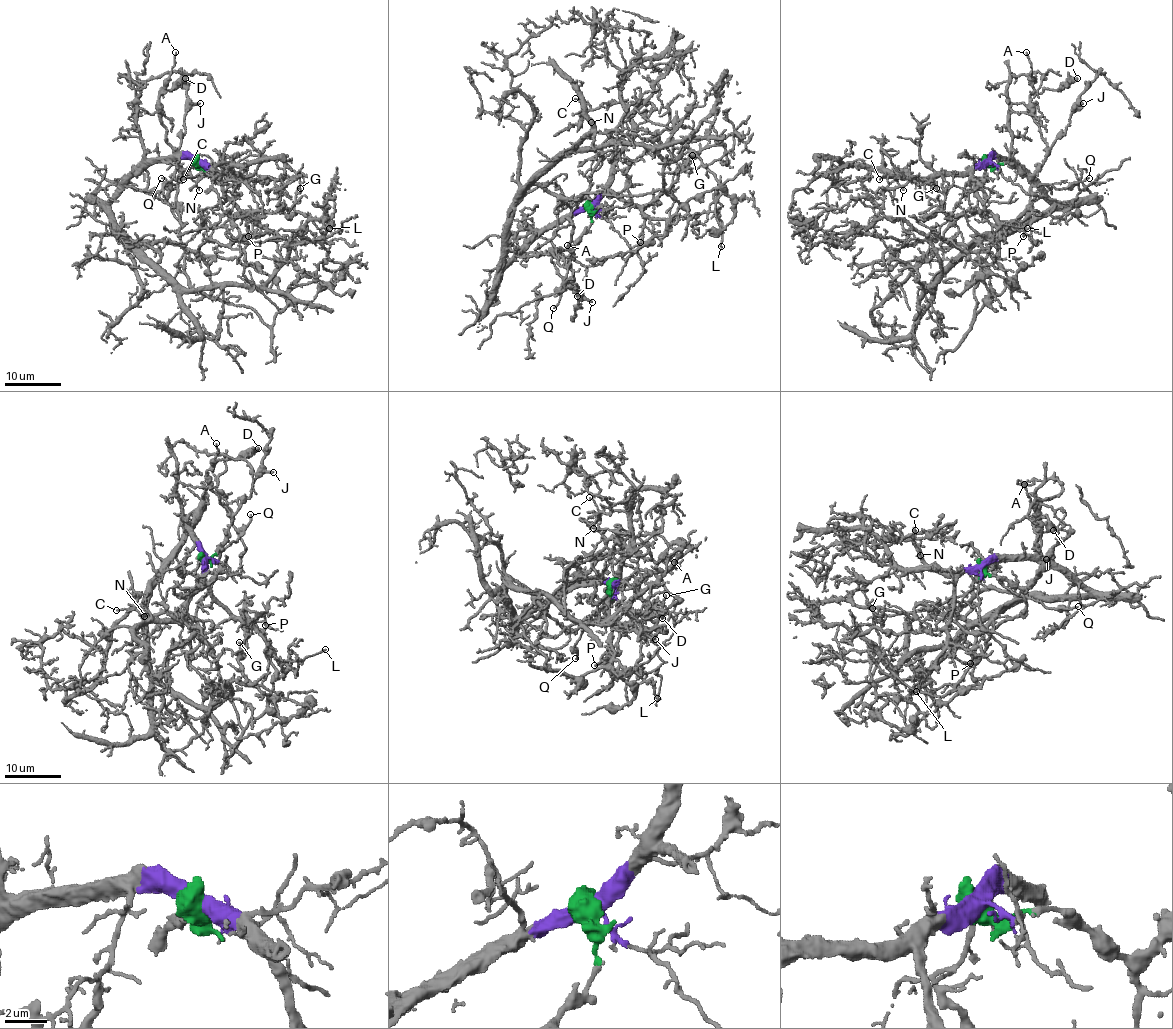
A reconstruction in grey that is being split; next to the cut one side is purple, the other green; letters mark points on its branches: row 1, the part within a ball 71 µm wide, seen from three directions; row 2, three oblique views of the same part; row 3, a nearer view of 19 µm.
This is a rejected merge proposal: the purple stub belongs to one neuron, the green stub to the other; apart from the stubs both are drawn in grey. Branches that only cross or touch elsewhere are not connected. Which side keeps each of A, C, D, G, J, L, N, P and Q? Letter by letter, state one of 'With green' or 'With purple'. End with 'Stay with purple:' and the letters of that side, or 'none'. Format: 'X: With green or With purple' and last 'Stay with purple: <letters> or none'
A: With green
C: With purple
D: With green
G: With purple
J: With green
L: With purple
N: With purple
P: With purple
Q: With green
Stay with purple: C, G, L, N, P

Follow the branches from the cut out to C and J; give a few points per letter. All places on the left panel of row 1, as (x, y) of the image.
C: (196, 162), (201, 162), (211, 172), (240, 176), (227, 164), (217, 164), (204, 176), (183, 179)
J: (196, 162), (198, 164), (194, 163), (180, 174), (177, 147), (184, 133), (184, 113), (191, 105), (200, 103)

